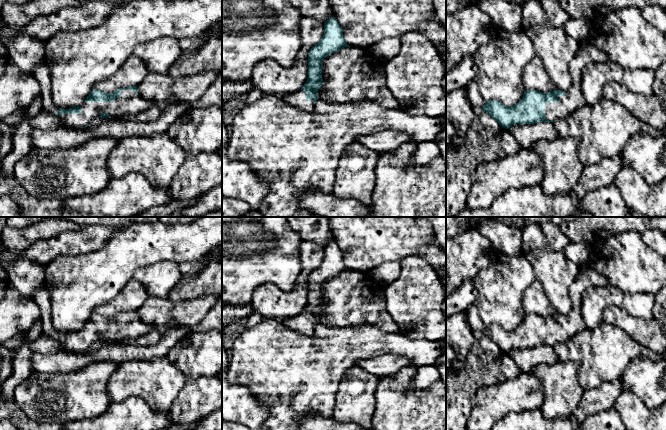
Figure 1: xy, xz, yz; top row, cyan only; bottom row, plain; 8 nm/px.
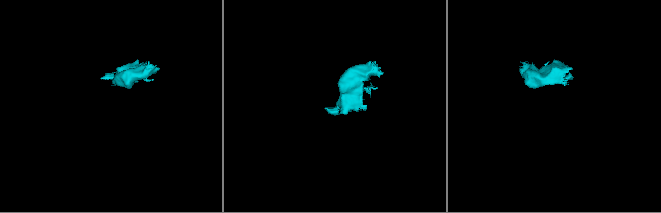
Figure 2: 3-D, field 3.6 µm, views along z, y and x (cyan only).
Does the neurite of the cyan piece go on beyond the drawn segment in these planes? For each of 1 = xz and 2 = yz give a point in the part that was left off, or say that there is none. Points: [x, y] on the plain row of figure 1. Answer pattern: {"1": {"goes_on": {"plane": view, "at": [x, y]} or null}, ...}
{"1": {"goes_on": {"plane": "xz", "at": [298, 323]}}, "2": {"goes_on": {"plane": "yz", "at": [573, 323]}}}

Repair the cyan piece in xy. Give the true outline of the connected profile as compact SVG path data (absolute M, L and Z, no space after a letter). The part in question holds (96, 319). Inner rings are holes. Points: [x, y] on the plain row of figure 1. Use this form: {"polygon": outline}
{"polygon": "M44 284L40 290L33 294L32 299L41 312L43 333L57 339L69 351L75 353L87 351L97 341L137 339L155 328L142 322L138 317L137 310L129 310L119 312L110 318L93 313L81 330L61 333L52 326L51 294L47 286Z"}

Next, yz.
{"polygon": "M581 268L579 275L569 286L571 310L566 315L540 316L525 314L522 323L507 331L498 324L485 326L482 335L494 342L500 350L509 353L516 348L535 348L564 343L586 326L581 314L582 293L588 287L608 286L607 280L591 268Z"}

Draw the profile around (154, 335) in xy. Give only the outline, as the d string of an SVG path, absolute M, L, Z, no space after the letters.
M155 327L152 328L148 333L137 339L123 339L119 342L121 342L122 344L132 344L138 346L153 346L154 344L158 343L161 338L162 333L160 328Z

